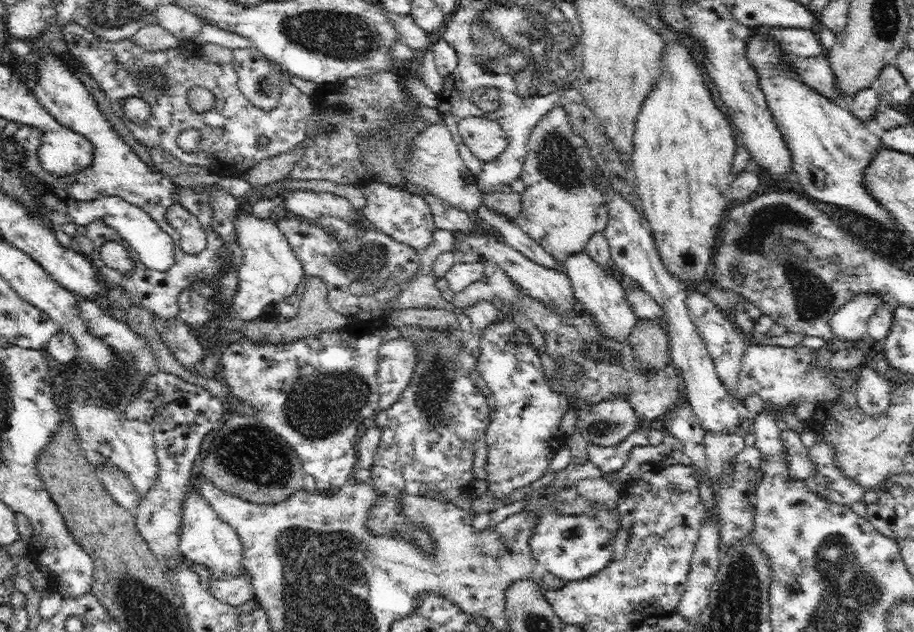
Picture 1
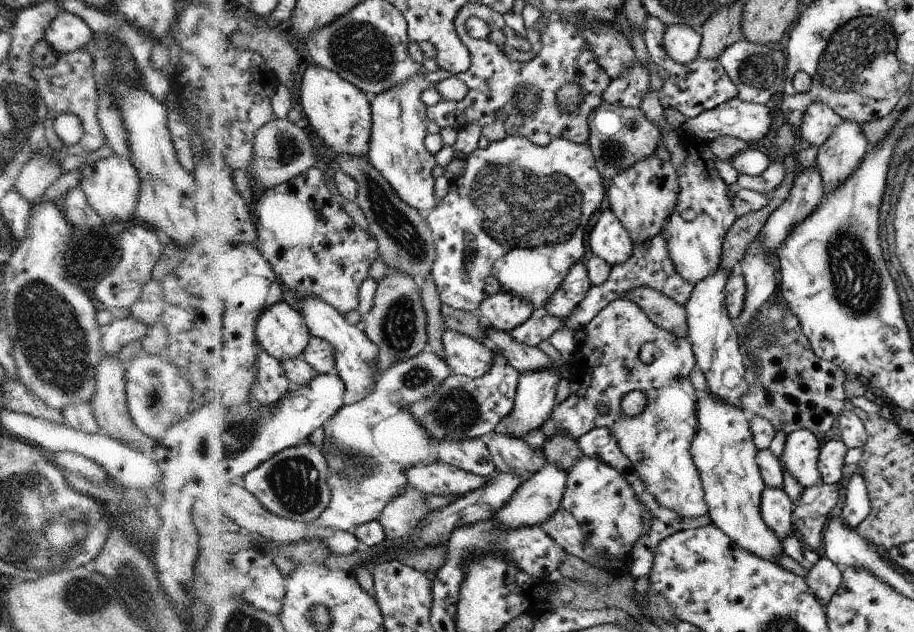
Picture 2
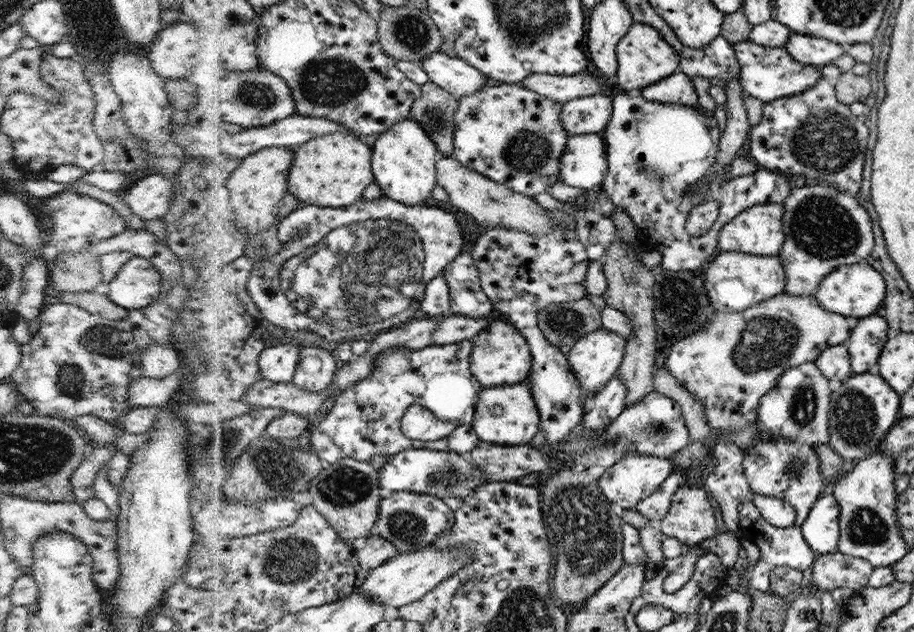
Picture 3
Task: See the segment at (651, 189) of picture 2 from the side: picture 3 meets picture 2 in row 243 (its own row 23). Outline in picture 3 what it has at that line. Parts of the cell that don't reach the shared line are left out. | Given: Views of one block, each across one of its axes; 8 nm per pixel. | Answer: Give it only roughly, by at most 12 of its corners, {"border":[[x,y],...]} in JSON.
{"border":[[634,22],[618,50],[618,84],[631,93],[679,71],[658,29]]}

